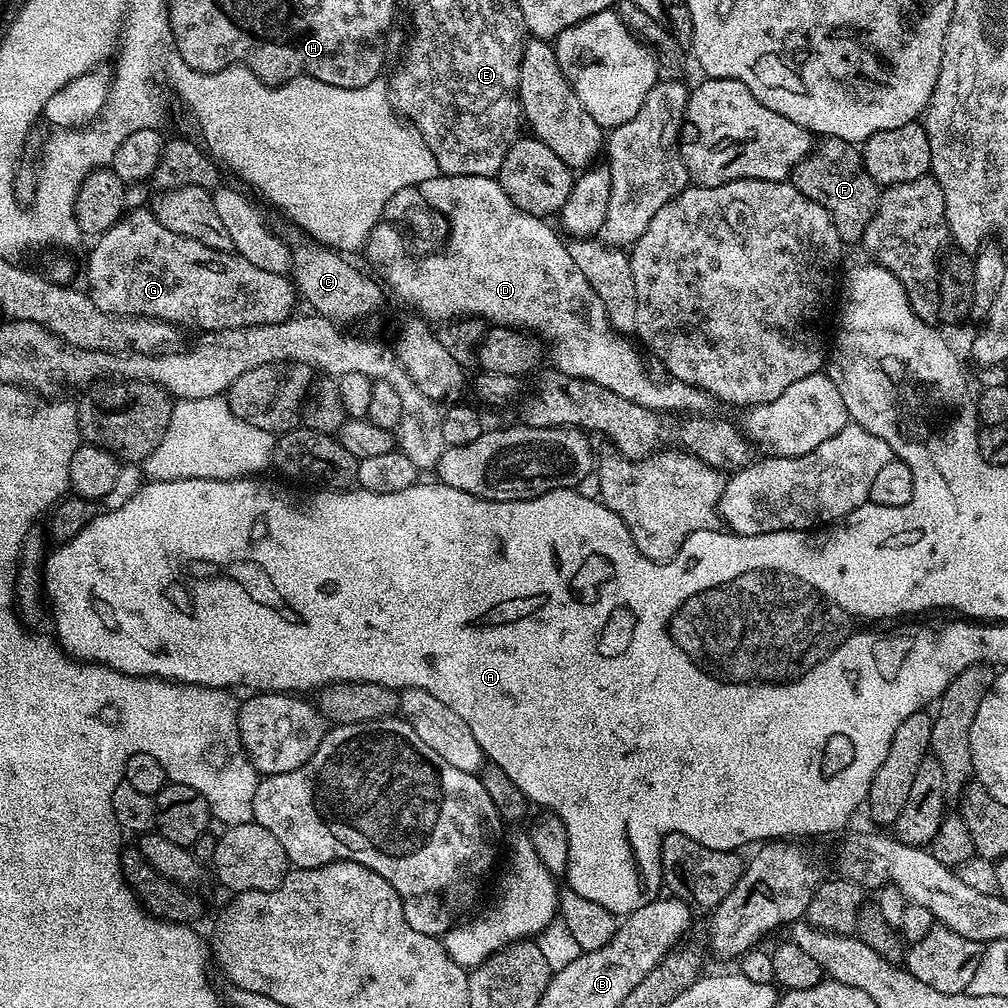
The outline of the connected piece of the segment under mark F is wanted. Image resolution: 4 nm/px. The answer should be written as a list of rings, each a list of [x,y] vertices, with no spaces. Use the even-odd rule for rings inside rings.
[[[833,136],[821,139],[801,164],[792,172],[790,183],[810,202],[822,206],[834,222],[845,245],[863,241],[866,226],[880,205],[881,185],[877,184],[864,165],[861,149],[853,141],[839,140]]]

